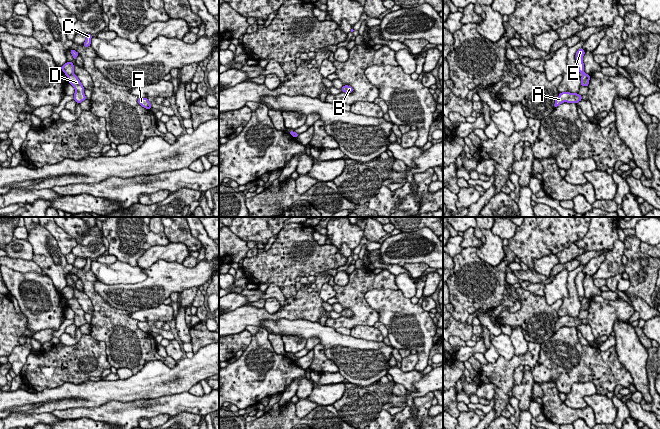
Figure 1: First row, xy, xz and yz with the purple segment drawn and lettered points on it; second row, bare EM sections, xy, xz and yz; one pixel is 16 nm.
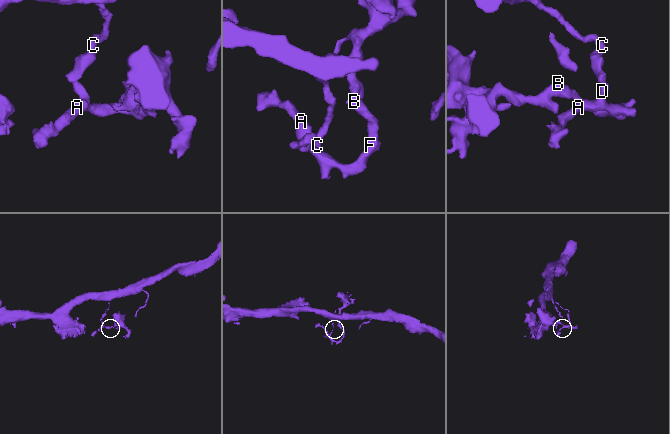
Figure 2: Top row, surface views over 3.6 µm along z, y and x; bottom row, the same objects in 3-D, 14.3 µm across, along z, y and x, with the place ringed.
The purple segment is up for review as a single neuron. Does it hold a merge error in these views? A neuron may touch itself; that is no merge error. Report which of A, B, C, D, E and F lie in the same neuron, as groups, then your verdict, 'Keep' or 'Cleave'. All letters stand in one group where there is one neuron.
Groups: A B D F / C E. Cleave

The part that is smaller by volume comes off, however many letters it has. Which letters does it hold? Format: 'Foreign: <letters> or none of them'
Foreign: A, B, D, F

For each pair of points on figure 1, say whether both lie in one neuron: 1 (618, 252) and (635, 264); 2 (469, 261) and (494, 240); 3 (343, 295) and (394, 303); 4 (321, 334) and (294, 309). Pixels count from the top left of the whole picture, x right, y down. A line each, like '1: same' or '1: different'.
1: different
2: different
3: different
4: different

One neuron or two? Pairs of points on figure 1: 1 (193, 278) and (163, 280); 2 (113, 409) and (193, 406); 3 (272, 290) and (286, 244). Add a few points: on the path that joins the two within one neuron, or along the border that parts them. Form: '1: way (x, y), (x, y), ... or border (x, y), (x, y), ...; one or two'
1: way (186, 278), (173, 278), (170, 280); one
2: way (133, 409), (173, 405); one
3: border (268, 284), (275, 284), (285, 298); two

